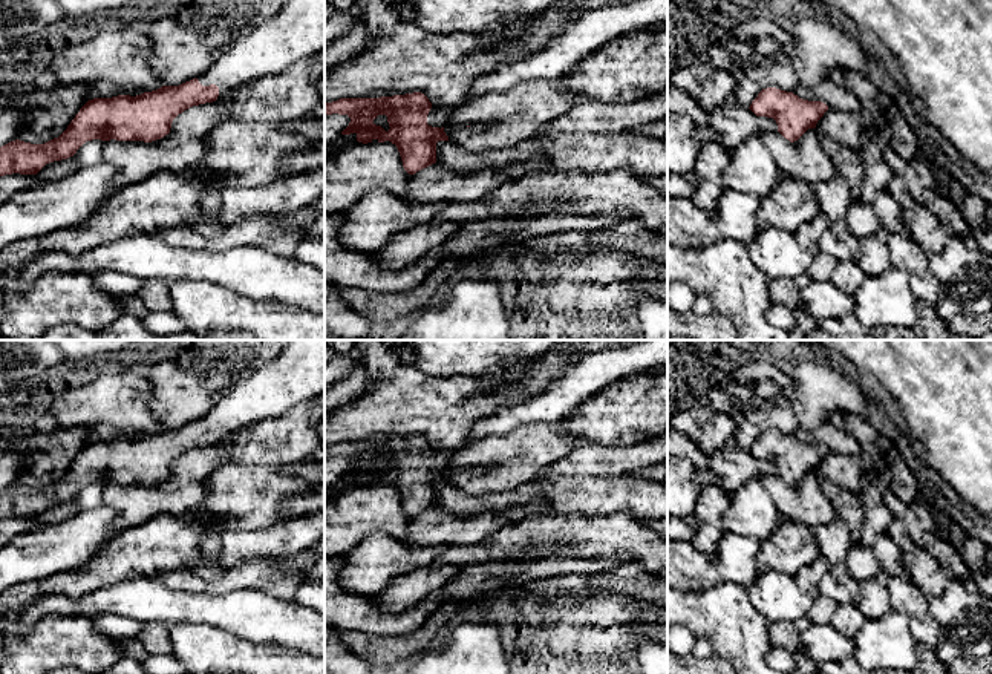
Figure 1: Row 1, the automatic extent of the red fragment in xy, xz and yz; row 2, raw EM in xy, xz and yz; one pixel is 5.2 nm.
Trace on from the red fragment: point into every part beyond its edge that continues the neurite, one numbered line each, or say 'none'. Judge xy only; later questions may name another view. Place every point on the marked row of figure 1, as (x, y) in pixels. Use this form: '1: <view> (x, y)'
1: xy (297, 31)

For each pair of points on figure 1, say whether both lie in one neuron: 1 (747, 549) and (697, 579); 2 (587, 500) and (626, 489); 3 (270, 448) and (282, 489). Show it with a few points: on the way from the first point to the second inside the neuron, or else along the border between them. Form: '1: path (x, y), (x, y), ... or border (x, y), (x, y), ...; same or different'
1: path (735, 558), (729, 564), (709, 572); same
2: path (596, 495), (617, 494); same
3: border (238, 464), (276, 464), (282, 467); different

